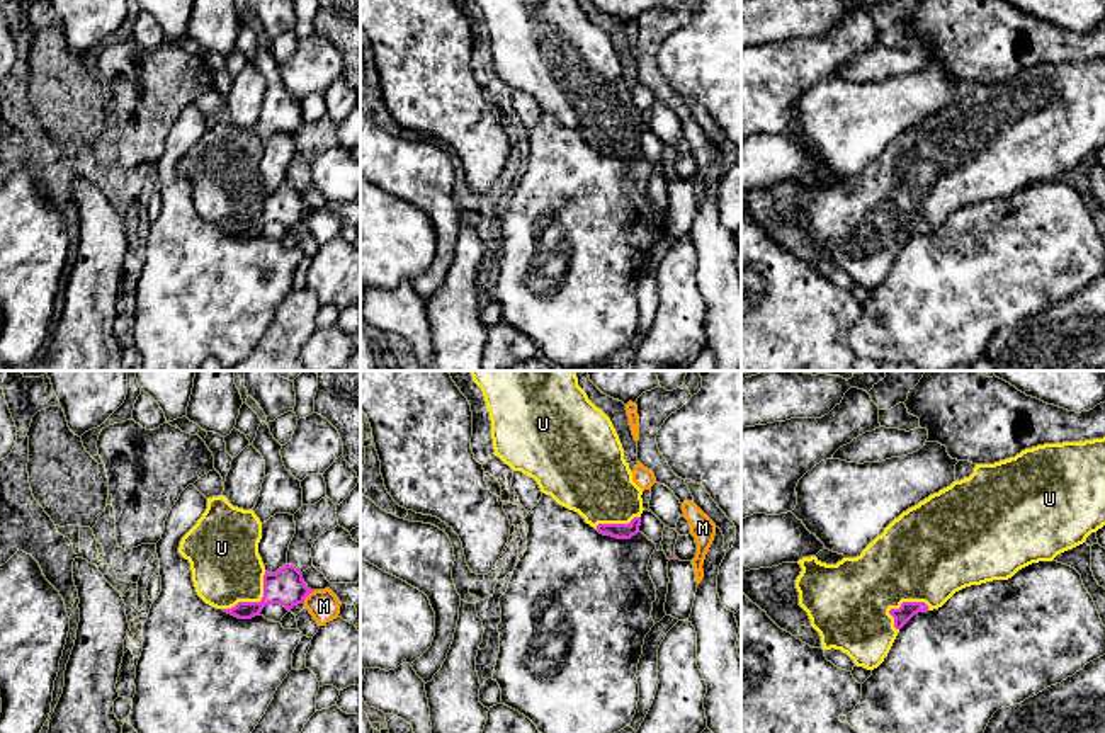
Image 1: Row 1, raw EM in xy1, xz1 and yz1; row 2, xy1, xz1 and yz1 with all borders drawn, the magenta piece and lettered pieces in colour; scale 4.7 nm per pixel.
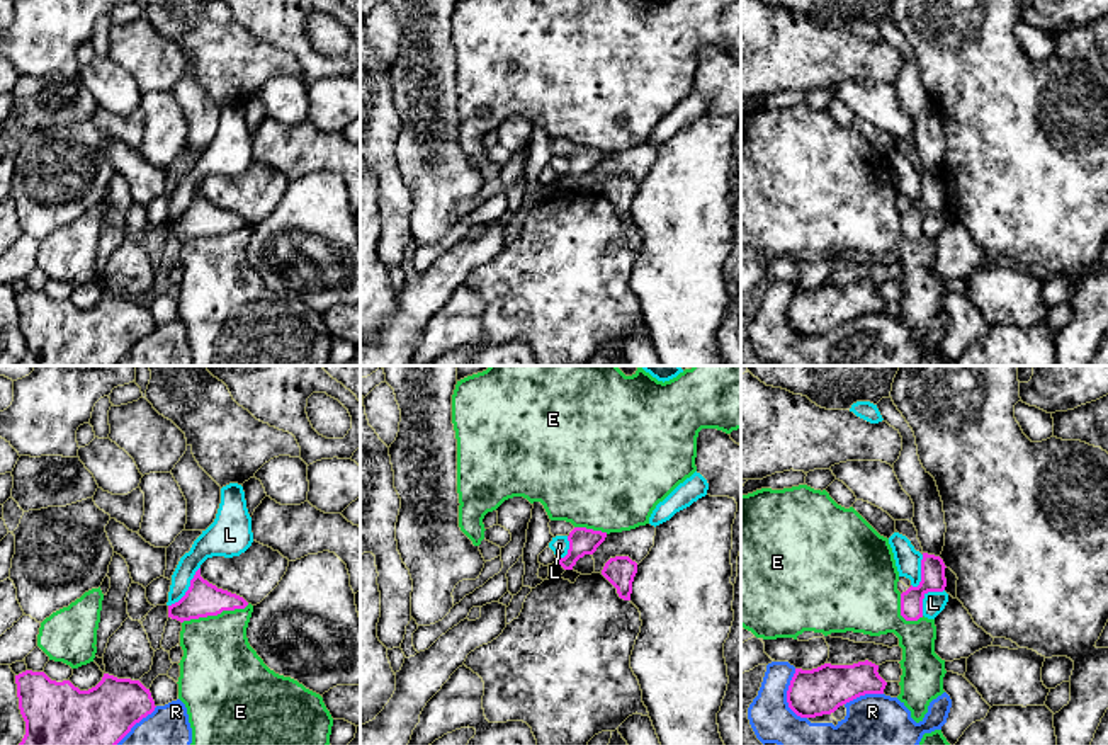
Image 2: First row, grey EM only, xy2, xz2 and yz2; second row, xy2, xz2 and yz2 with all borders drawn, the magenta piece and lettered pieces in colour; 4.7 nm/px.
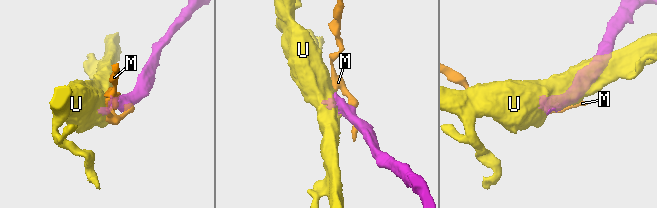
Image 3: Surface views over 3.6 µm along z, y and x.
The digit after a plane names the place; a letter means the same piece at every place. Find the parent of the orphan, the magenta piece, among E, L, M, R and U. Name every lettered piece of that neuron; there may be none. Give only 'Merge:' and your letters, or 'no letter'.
Merge: U

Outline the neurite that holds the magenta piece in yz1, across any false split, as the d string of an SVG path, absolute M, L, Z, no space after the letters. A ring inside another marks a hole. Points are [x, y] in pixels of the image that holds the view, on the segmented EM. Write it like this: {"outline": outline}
{"outline": "M1105 437L1037 446L994 464L976 464L969 478L954 481L903 512L857 558L843 558L836 565L821 563L816 556L799 560L802 568L796 580L799 605L819 633L823 650L842 650L857 667L874 670L915 614L942 607L966 587L1008 580L1032 563L1052 561L1057 554L1083 544L1103 526Z"}

